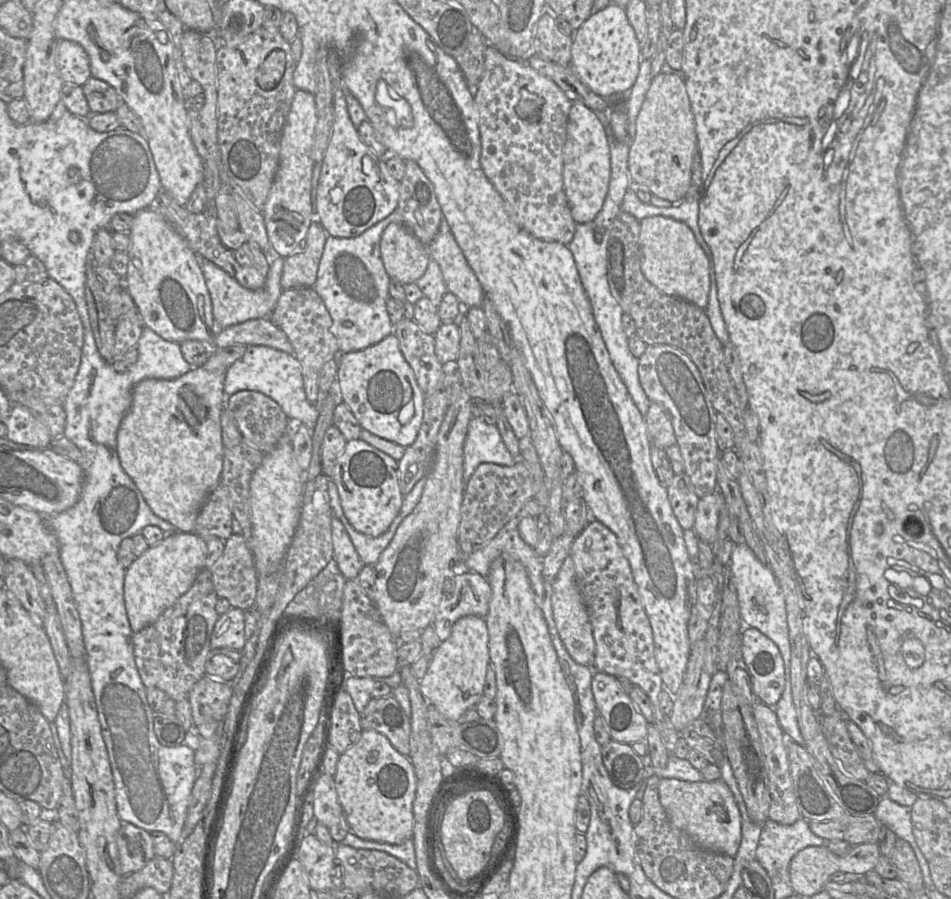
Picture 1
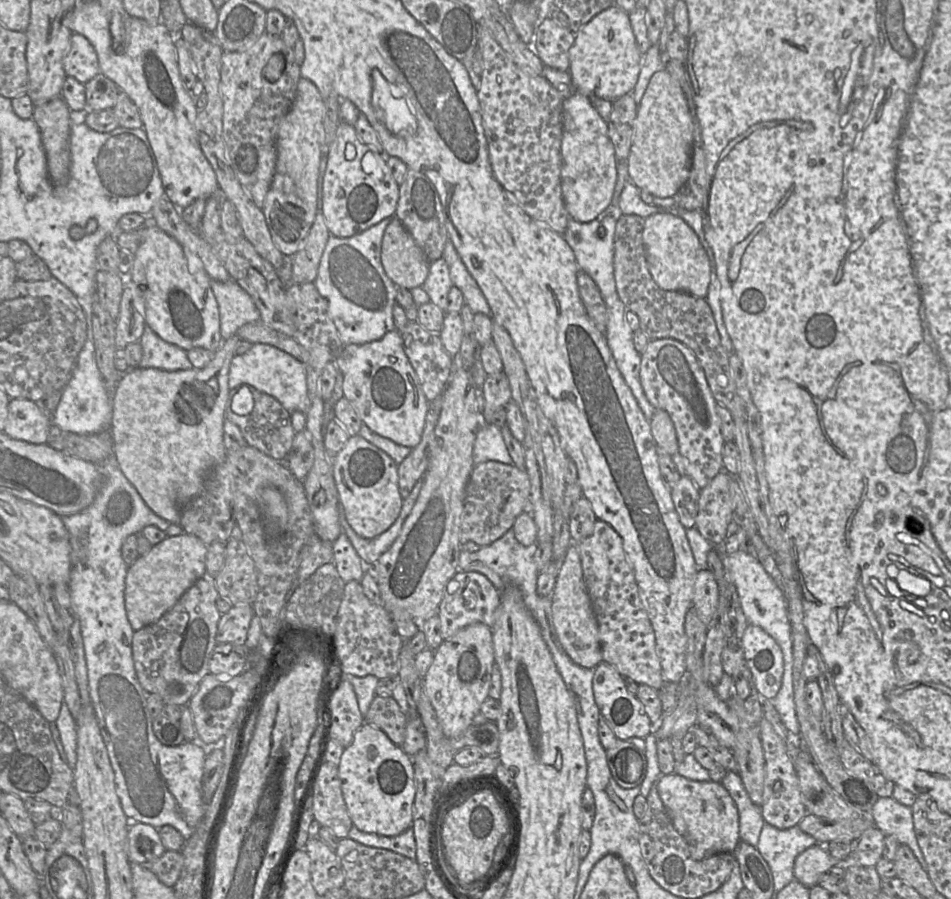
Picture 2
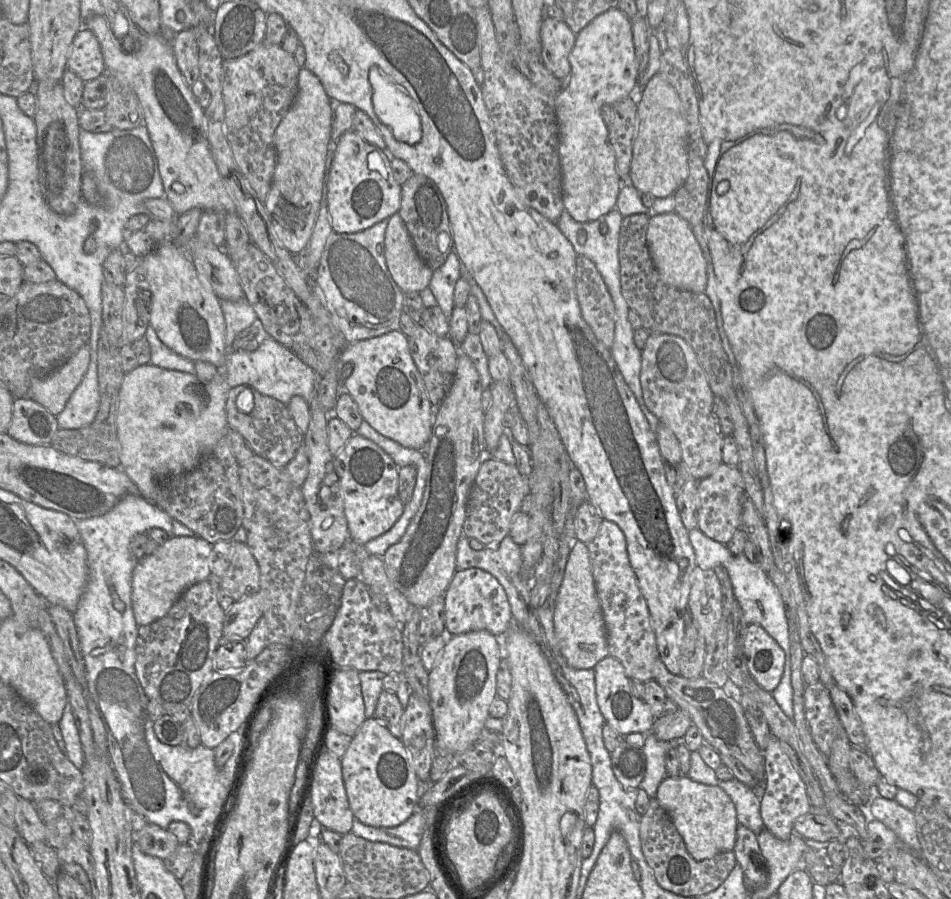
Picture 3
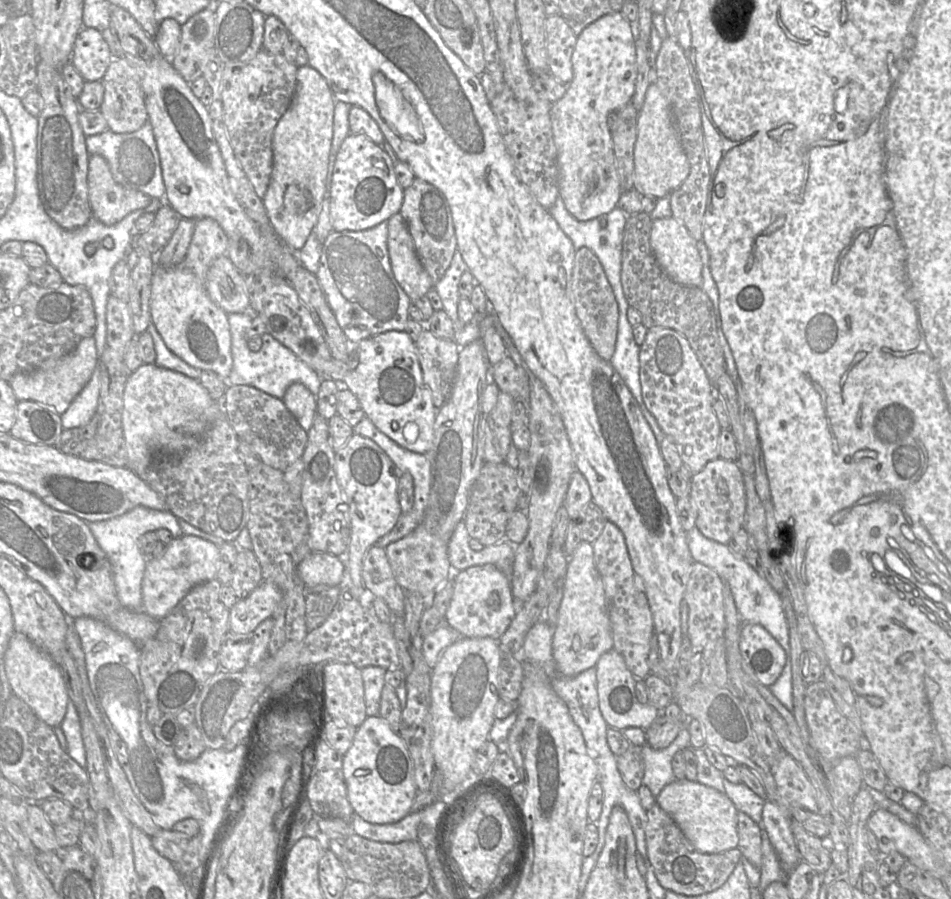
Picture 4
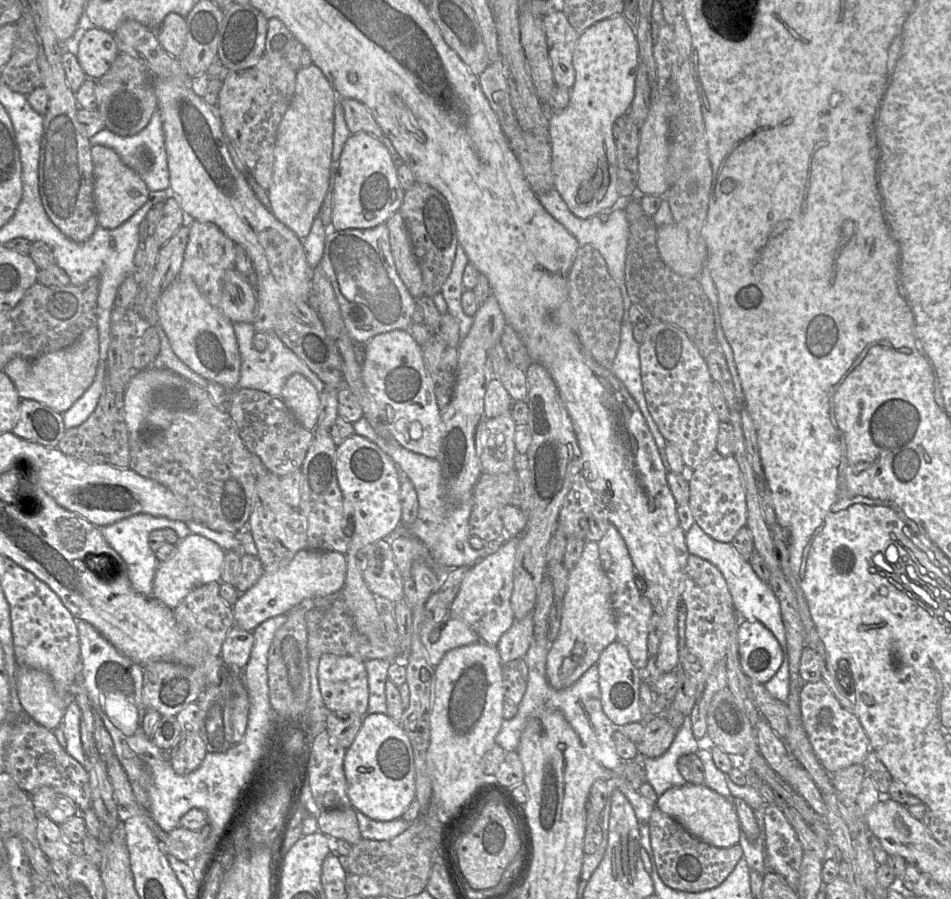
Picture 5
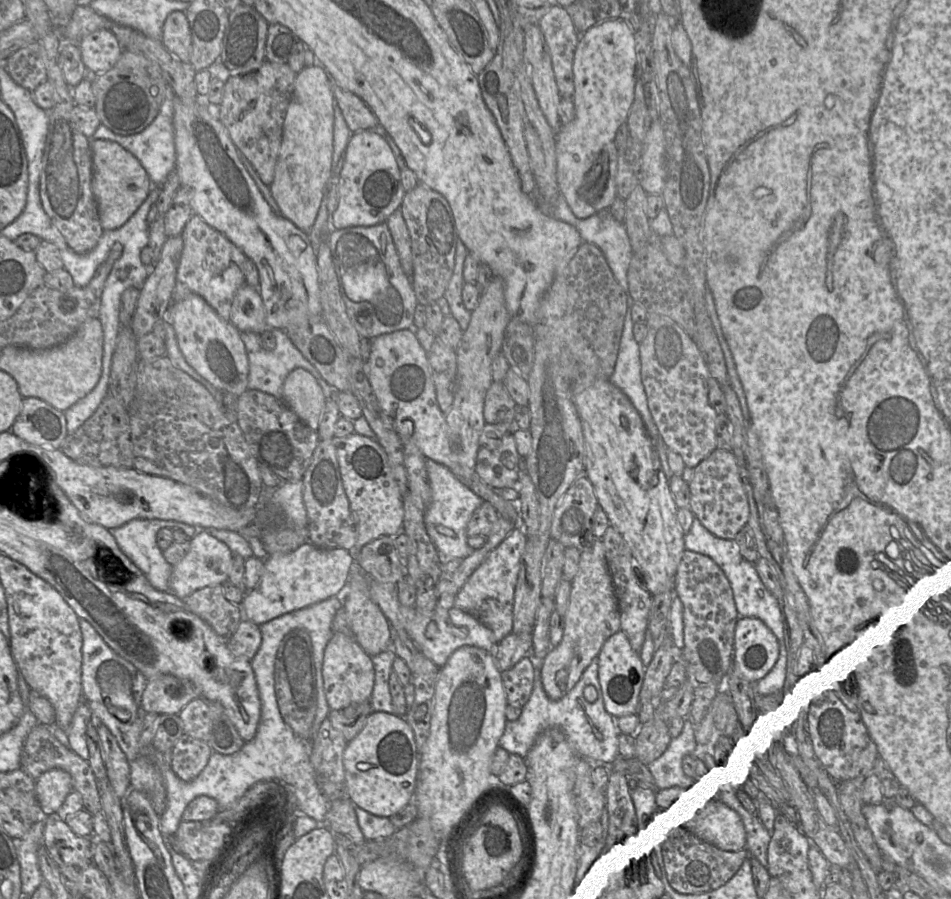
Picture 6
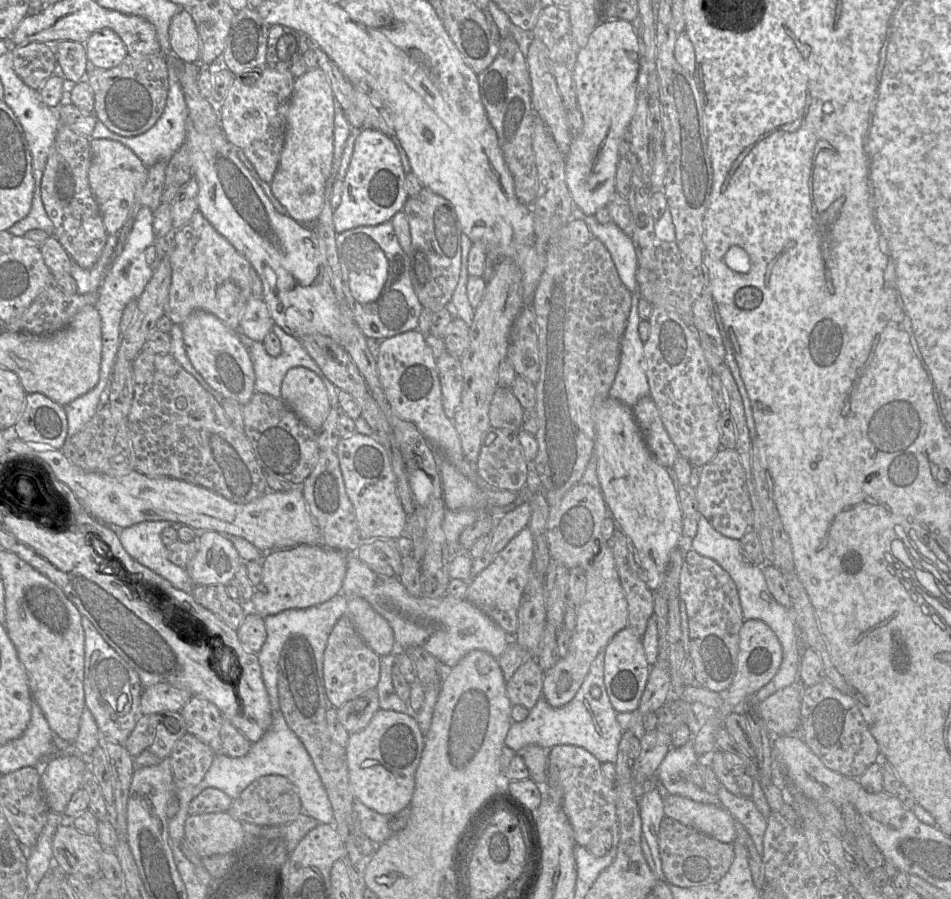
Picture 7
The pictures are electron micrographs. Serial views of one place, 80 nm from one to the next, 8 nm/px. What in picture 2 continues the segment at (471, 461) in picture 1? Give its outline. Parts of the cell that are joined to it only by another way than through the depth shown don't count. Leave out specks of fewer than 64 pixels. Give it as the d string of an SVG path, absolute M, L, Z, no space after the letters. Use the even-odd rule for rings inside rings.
M482 424L476 433L473 447L473 464L486 461L498 461L512 465L513 460L502 437L501 428L492 424Z

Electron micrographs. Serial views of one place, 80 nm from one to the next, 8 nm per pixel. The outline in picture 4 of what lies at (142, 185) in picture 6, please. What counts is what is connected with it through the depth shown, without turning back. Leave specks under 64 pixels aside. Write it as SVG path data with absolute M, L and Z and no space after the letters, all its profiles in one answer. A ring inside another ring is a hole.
M97 154L89 157L87 183L93 216L107 226L118 223L133 211L147 207L152 200L138 190L118 184L107 161Z

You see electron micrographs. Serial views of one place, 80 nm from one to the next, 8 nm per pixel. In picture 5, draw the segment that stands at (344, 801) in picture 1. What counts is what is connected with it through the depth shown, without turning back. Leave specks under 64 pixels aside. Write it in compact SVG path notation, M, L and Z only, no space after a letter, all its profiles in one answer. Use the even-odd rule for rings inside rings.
M367 713L362 719L362 725L348 749L346 749L344 756L344 774L347 782L347 795L349 798L349 804L356 810L362 812L367 817L377 821L389 821L397 818L401 818L409 804L416 798L416 786L415 786L415 763L412 746L408 736L402 729L399 723L396 723L386 713ZM362 766L367 768L366 773L358 771L358 768Z

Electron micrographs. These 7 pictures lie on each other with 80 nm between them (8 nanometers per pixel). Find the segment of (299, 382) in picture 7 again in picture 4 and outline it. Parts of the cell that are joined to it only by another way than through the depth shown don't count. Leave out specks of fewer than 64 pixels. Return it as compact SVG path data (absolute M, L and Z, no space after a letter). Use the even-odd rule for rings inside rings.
M293 383L287 388L282 401L299 425L307 432L317 414L316 396L303 384Z

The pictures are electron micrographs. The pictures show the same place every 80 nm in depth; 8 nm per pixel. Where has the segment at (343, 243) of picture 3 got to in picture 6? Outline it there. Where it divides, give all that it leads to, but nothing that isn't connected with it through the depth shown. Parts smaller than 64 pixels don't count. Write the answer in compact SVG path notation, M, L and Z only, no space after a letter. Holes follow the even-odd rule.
M387 223L332 230L328 244L346 313L359 336L372 339L382 334L411 329L418 302L411 278L402 269Z

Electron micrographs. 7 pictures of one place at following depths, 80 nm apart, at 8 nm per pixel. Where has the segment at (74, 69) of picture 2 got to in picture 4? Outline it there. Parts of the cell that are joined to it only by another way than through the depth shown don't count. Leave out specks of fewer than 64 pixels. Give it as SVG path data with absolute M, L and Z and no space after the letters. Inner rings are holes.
M82 27L74 42L70 62L84 81L101 81L112 62L110 48L102 32Z

